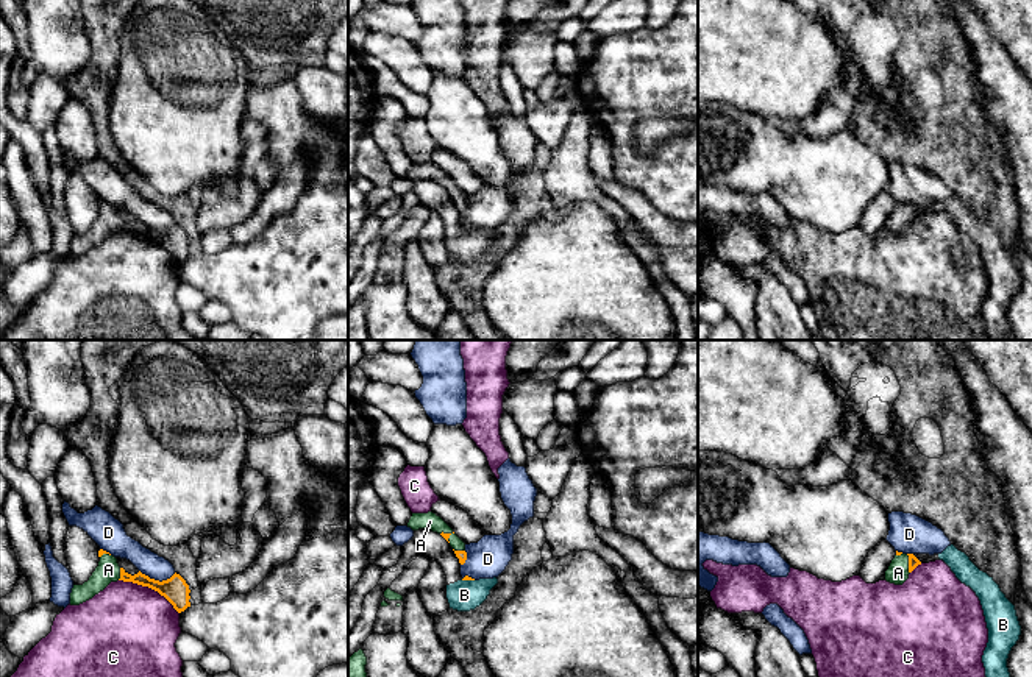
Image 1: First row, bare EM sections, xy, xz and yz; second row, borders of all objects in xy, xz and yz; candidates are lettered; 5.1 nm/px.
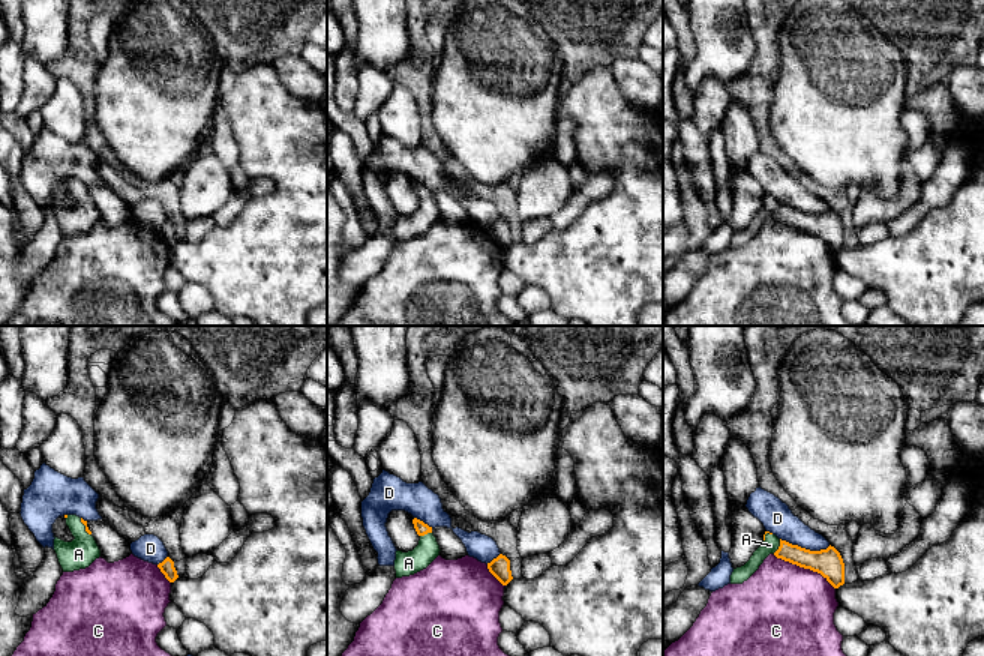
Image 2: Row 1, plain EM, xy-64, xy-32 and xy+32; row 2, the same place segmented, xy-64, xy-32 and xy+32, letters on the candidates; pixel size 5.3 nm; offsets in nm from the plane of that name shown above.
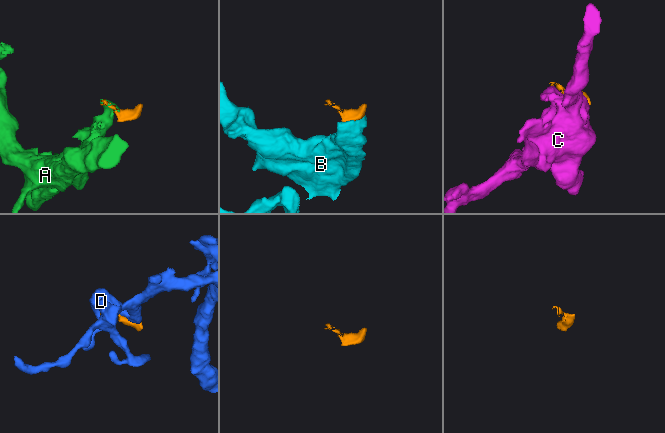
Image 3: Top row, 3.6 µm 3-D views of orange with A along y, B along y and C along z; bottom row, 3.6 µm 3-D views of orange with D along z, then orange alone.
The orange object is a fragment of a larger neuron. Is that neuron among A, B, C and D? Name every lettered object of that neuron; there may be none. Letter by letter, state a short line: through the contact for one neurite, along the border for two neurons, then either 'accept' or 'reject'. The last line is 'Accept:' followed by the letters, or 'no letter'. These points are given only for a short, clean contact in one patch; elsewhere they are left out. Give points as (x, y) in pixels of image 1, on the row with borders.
A: line yz (914, 562), (909, 563), (898, 573); accept
B: line xz (461, 579), (473, 581); reject
C: reject
D: reject
Accept: A

